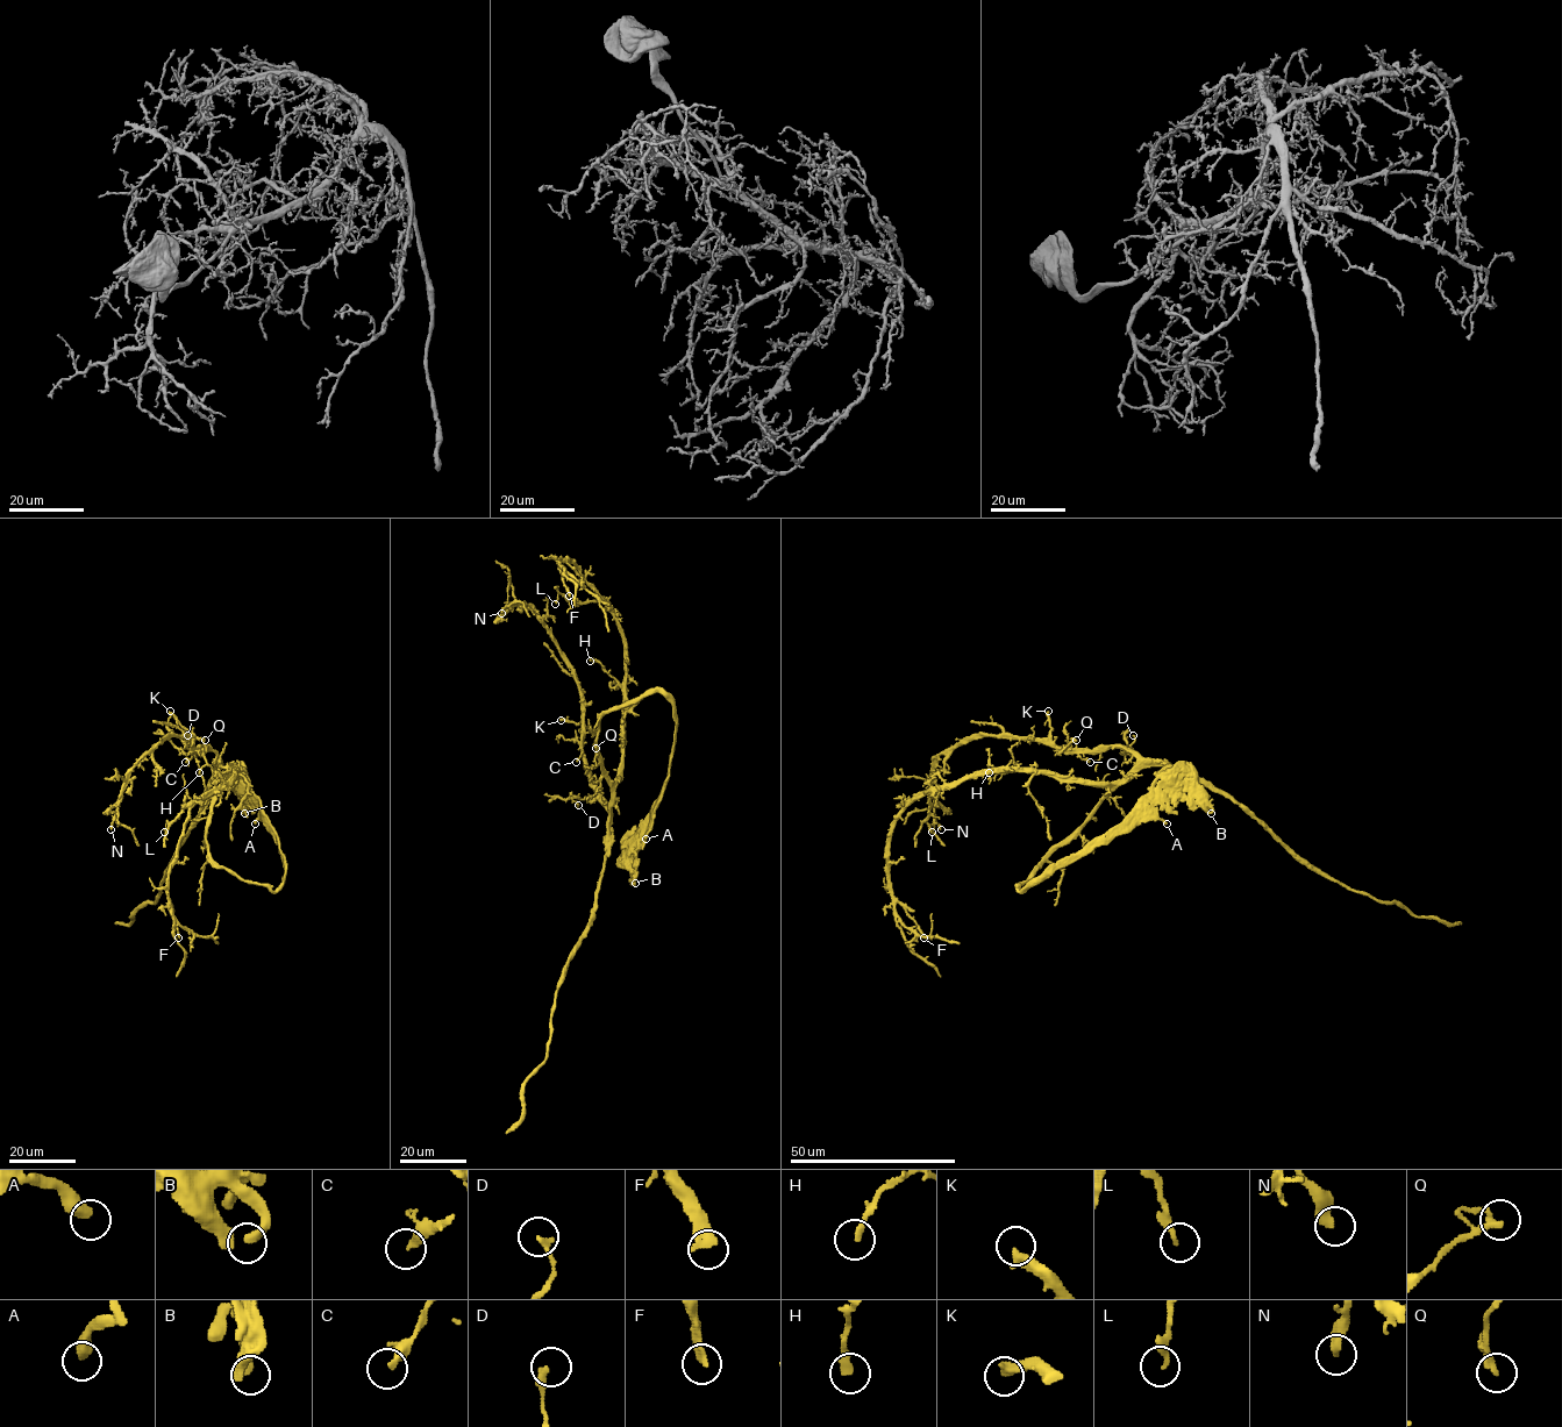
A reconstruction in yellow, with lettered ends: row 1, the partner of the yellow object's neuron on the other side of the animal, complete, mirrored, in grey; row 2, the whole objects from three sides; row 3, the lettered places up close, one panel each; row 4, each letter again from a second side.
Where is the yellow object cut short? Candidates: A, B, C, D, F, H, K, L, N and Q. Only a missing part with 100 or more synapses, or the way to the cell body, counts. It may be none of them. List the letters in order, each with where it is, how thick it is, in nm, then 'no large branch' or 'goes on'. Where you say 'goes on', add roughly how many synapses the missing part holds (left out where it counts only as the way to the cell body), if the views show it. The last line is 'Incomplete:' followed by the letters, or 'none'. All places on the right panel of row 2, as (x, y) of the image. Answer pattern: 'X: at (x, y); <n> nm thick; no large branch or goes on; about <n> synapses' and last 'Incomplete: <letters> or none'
A: at (1167, 823); 460 nm thick; no large branch
B: at (1211, 813); 400 nm thick; no large branch
C: at (1090, 762); 320 nm thick; no large branch
D: at (1133, 735); 200 nm thick; no large branch
F: at (924, 937); 360 nm thick; no large branch
H: at (989, 772); 280 nm thick; no large branch
K: at (1048, 711); 400 nm thick; no large branch
L: at (932, 832); 200 nm thick; no large branch
N: at (941, 829); 340 nm thick; no large branch
Q: at (1076, 740); 150 nm thick; no large branch
Incomplete: none

